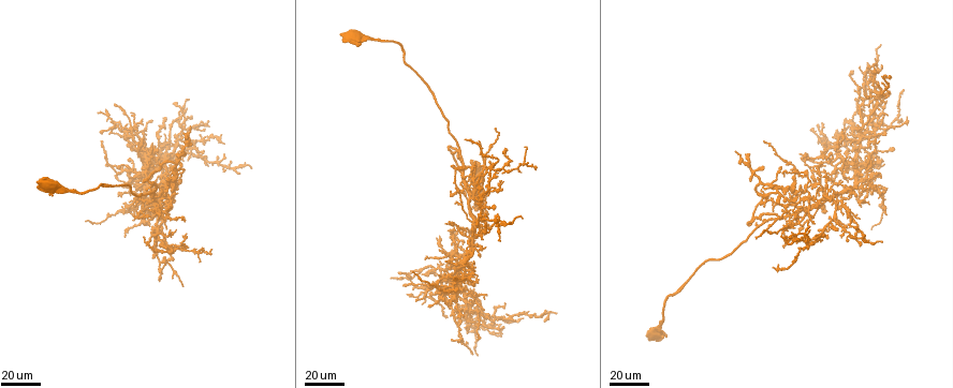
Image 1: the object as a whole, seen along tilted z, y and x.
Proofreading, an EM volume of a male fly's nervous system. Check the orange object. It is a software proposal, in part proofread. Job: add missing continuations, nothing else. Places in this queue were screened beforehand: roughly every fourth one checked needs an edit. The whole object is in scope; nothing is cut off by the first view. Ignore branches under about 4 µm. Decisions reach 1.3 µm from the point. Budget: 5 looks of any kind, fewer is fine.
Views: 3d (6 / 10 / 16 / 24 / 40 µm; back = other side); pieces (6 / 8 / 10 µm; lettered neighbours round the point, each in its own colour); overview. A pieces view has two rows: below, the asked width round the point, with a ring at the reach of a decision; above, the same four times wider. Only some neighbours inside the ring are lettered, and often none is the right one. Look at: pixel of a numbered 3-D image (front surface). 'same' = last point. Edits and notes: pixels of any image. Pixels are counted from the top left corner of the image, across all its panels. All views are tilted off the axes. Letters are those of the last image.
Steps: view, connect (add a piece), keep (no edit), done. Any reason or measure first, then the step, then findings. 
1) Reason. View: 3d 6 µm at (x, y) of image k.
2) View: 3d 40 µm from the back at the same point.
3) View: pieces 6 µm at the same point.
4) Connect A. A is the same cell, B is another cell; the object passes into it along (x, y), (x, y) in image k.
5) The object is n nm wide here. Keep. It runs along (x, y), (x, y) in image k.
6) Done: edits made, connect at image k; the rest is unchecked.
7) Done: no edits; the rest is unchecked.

Thin end. View: 3d 40 µm at (805, 212) of image 1.

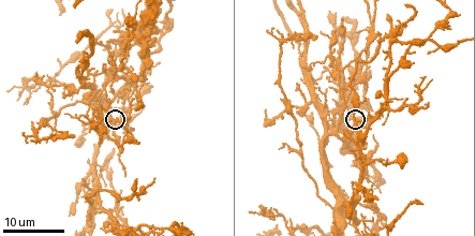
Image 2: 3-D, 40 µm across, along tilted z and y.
View: pieces 6 µm at the same point.

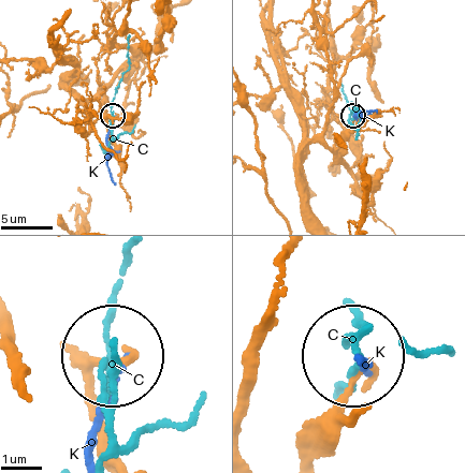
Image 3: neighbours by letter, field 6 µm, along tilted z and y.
Keep. C and K are other cells; no lettered piece goes on from it.

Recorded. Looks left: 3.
Free end. View: 3d 40 µm at (857, 147) of image 1.

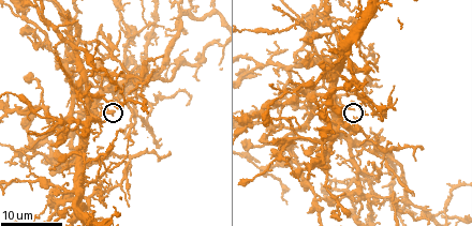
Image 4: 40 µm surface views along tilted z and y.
View: pieces 8 µm at (114, 112) of image 4.

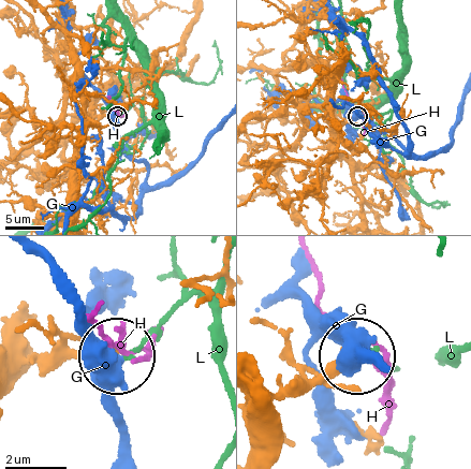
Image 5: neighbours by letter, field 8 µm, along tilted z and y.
Keep. G, H and L are other cells; none of them fits.

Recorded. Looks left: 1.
Done: no edits; the rest is unchecked.

